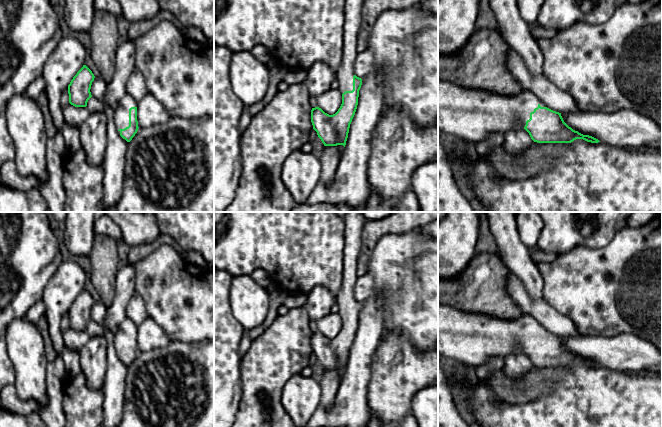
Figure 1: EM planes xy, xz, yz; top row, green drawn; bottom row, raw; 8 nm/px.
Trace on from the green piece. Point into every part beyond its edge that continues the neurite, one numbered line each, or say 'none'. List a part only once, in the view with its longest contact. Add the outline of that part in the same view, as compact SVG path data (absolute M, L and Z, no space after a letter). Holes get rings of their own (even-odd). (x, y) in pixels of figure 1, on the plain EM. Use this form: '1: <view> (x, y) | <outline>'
1: xy (121, 340) | M125 317L125 319L119 324L113 340L114 348L119 359L120 353L129 350L129 333L131 331L137 331L137 329L138 326L128 317Z

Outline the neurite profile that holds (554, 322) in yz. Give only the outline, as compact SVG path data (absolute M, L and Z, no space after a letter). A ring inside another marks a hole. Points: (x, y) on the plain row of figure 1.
M512 272L509 274L507 291L520 307L522 314L532 316L547 332L559 337L582 336L569 317L559 313L544 299L533 300L523 283Z

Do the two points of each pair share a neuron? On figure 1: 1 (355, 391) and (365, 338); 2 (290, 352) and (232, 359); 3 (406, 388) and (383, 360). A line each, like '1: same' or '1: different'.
1: same
2: different
3: same

